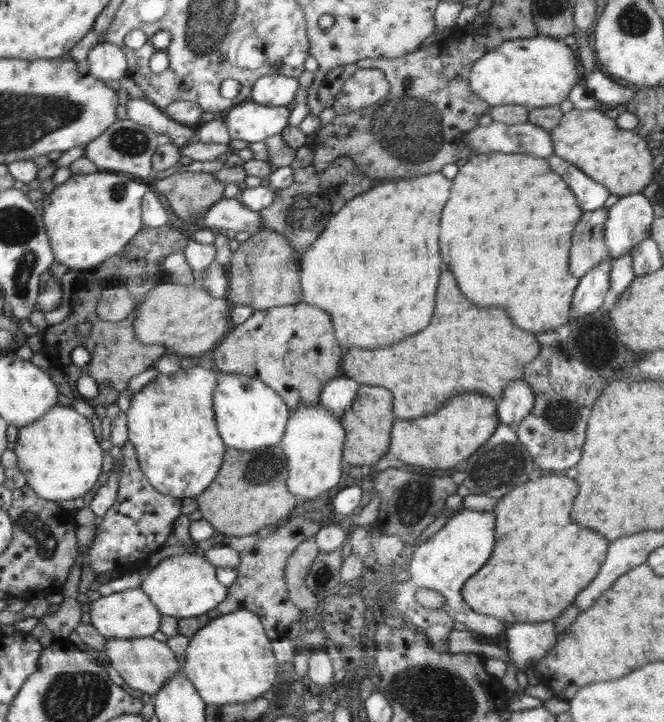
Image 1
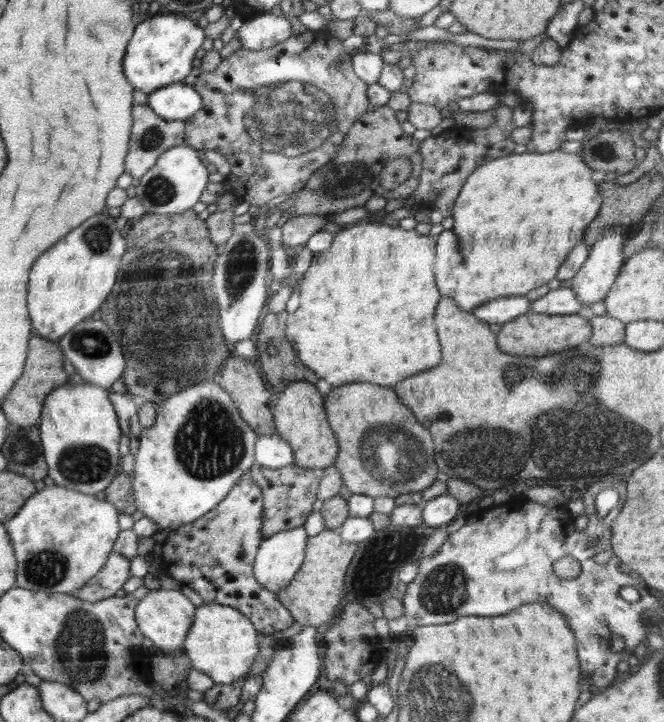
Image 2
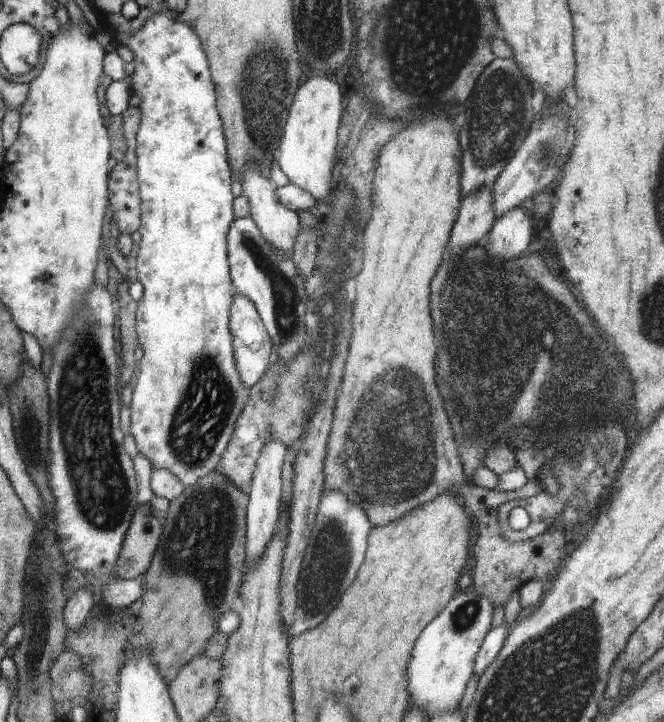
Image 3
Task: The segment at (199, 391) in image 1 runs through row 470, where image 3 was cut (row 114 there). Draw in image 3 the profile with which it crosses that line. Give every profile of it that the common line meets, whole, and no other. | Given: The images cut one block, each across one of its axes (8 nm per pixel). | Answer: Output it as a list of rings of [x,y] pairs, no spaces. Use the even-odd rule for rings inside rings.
[[[170,10],[153,14],[144,26],[133,35],[121,33],[118,40],[124,46],[128,46],[134,52],[133,61],[136,63],[132,82],[135,93],[142,98],[138,106],[141,112],[141,121],[136,133],[136,159],[137,179],[139,180],[139,195],[141,200],[141,225],[139,228],[141,242],[138,255],[133,265],[138,272],[138,280],[143,286],[143,294],[137,301],[135,310],[135,331],[138,343],[142,345],[144,356],[137,362],[137,384],[133,388],[132,400],[130,400],[131,427],[130,433],[134,437],[139,453],[150,462],[153,471],[166,469],[171,472],[184,488],[188,488],[203,479],[219,466],[222,455],[226,452],[227,444],[233,435],[235,422],[241,415],[242,409],[249,397],[249,390],[239,379],[235,367],[232,333],[229,329],[229,308],[234,296],[234,286],[230,276],[228,262],[227,232],[235,219],[233,215],[233,202],[235,197],[230,191],[230,184],[234,180],[228,159],[223,124],[217,109],[217,98],[210,80],[210,69],[207,58],[202,50],[199,38],[194,29],[182,22],[180,15],[173,15]]]

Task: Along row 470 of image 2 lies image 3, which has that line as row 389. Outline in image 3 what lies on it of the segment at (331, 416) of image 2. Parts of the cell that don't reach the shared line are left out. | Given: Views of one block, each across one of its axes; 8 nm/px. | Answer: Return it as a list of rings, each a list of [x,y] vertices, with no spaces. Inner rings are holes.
[[[430,118],[418,126],[412,126],[406,132],[400,132],[398,136],[393,136],[382,148],[376,161],[374,180],[372,181],[373,193],[371,194],[371,208],[369,219],[363,228],[363,261],[360,267],[360,272],[356,275],[356,297],[353,302],[353,313],[351,321],[353,331],[349,344],[349,351],[345,358],[345,367],[343,370],[343,379],[340,383],[339,395],[335,400],[333,410],[333,423],[331,433],[328,439],[327,455],[324,461],[325,474],[325,489],[341,490],[354,504],[359,504],[366,513],[367,519],[373,527],[383,527],[398,518],[402,518],[404,514],[422,508],[424,504],[433,501],[442,493],[453,493],[457,497],[457,501],[462,505],[462,508],[467,512],[471,520],[478,524],[478,534],[476,534],[476,544],[474,544],[474,569],[473,569],[473,585],[478,595],[486,597],[494,606],[503,606],[505,608],[509,598],[513,593],[516,593],[519,588],[530,581],[541,581],[542,584],[549,583],[550,574],[554,574],[558,568],[563,565],[562,558],[566,558],[566,544],[564,544],[564,530],[562,525],[552,526],[550,530],[541,533],[538,536],[530,539],[522,539],[518,541],[508,540],[501,533],[499,525],[499,508],[502,503],[516,498],[528,499],[533,494],[536,494],[540,489],[545,488],[542,484],[542,479],[536,474],[533,480],[527,480],[527,483],[517,491],[498,491],[496,489],[485,489],[476,486],[473,482],[469,483],[463,471],[463,464],[460,453],[458,452],[457,442],[453,437],[453,430],[448,424],[448,416],[444,412],[442,406],[442,397],[439,388],[436,384],[436,368],[434,368],[434,356],[436,356],[436,346],[434,346],[434,334],[432,334],[432,318],[430,318],[430,308],[428,308],[428,300],[430,300],[430,280],[434,278],[440,262],[442,262],[442,254],[446,250],[446,244],[449,243],[450,230],[452,224],[456,222],[459,213],[459,206],[462,199],[460,198],[460,146],[459,140],[456,140],[456,134],[452,130],[453,122],[448,122],[446,118]]]

